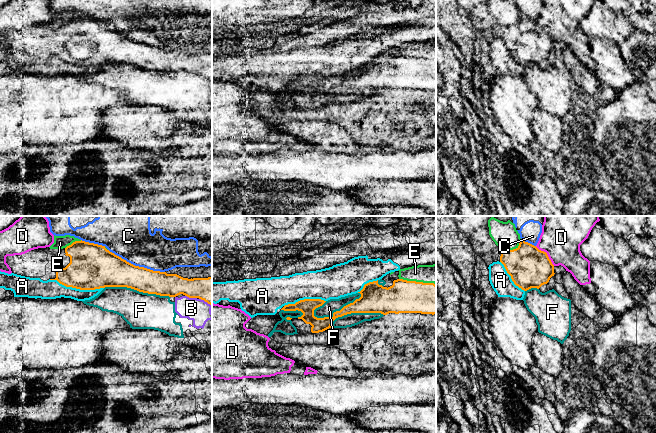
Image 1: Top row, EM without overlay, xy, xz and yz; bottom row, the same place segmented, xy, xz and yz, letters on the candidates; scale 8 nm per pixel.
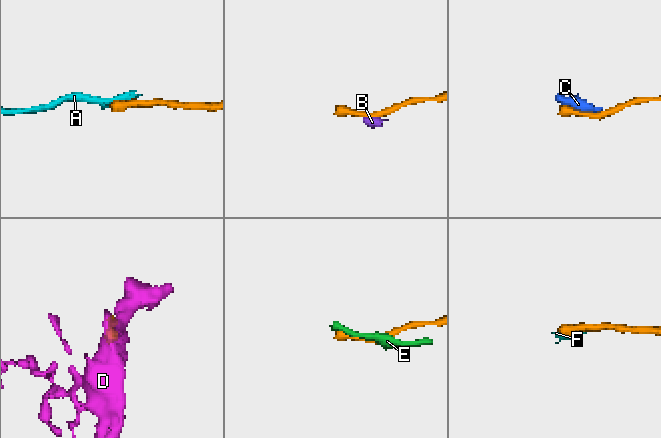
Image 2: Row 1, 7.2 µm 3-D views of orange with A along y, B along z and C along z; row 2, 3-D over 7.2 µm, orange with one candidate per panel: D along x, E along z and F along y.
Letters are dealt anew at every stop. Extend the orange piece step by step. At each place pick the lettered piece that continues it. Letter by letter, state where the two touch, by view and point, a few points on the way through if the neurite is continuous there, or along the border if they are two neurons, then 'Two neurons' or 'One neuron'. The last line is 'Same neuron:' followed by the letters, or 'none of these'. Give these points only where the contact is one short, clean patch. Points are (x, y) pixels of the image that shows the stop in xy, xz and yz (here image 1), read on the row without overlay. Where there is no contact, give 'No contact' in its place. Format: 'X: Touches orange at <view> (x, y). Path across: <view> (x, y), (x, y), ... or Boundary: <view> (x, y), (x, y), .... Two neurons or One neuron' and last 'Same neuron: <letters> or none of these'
A: Touches orange at xy (76, 64). Two neurons
B: Touches orange at xy (191, 73). Boundary: xy (185, 71), (196, 74). Two neurons
C: Touches orange at xy (136, 42). Two neurons
D: Touches orange at yz (546, 30). Boundary: yz (535, 22), (543, 26), (554, 41). Two neurons
E: Touches orange at xz (417, 58). Two neurons
F: Touches orange at xz (337, 87). Two neurons
Same neuron: none of these

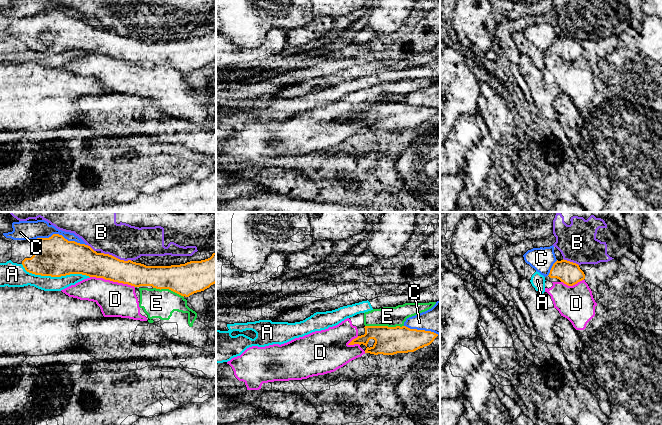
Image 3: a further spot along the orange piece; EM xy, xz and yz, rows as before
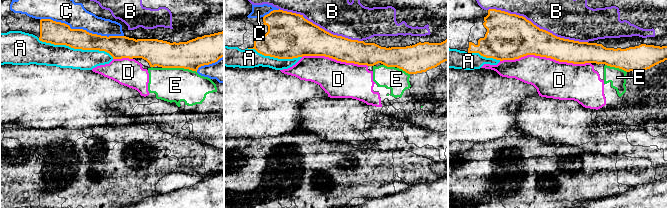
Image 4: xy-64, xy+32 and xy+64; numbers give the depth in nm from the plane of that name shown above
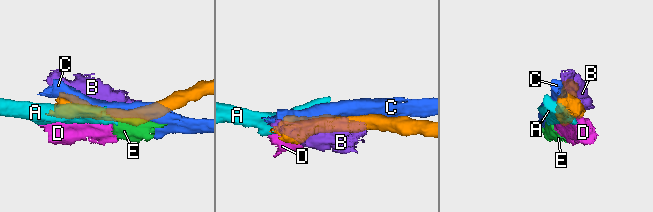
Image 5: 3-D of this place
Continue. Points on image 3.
A: Touches orange at xy (55, 52). Two neurons
B: Touches orange at xy (115, 33). Two neurons
C: Touches orange at xy (60, 11). Two neurons
D: Touches orange at xy (112, 56). Two neurons
E: Touches orange at xz (384, 102). Boundary: xz (365, 101), (403, 102). Two neurons
Same neuron: none of these

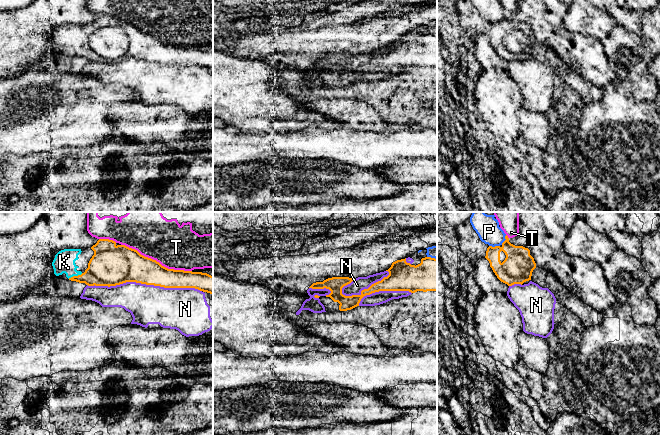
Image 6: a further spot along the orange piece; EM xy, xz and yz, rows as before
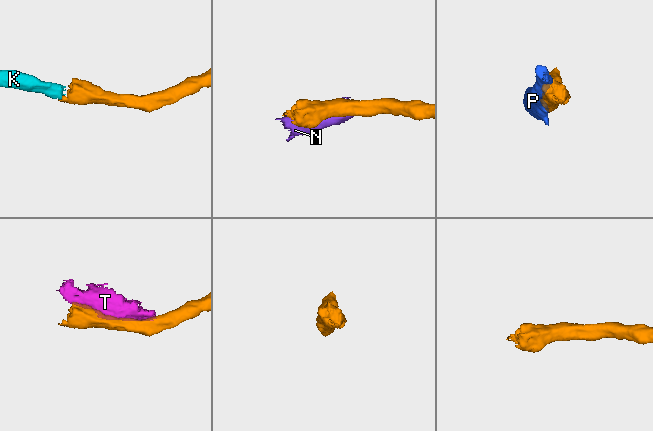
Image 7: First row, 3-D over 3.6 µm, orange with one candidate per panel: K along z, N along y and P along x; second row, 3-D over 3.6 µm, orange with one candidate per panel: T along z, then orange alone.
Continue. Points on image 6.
K: Touches orange at xy (75, 52). Path across: xy (105, 44), (92, 52), (75, 52), (64, 38). One neuron
N: Touches orange at xy (144, 59). Two neurons
P: Touches orange at yz (495, 22). Two neurons
T: Touches orange at xy (155, 36). Two neurons
Same neuron: K

